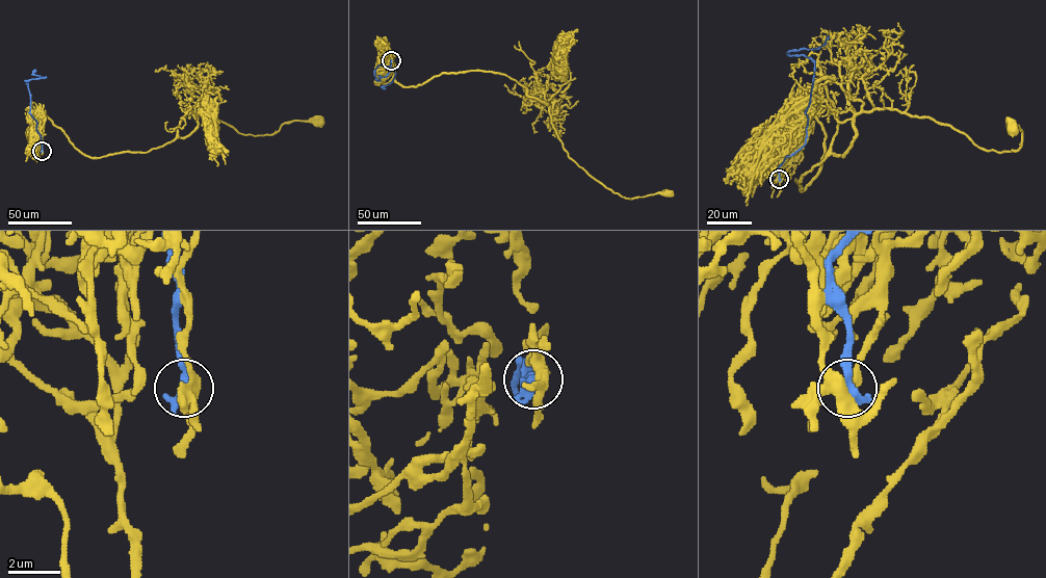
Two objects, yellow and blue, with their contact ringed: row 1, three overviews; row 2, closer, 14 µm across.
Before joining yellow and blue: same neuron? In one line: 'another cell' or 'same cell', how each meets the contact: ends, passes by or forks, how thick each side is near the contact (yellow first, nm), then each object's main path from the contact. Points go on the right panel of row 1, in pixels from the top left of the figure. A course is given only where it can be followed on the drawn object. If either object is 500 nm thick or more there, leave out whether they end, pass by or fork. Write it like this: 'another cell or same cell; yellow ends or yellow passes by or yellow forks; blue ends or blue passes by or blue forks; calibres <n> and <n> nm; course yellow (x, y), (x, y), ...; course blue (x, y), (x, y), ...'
another cell; yellow forks; blue ends; calibres 360 and 440 nm; course yellow (779, 179), (774, 135), (806, 110), (824, 154), (801, 191), (858, 113), (1002, 152), (1011, 129); course blue (779, 179), (778, 167), (806, 141), (814, 68), (803, 55), (787, 53), (820, 47), (829, 37)

